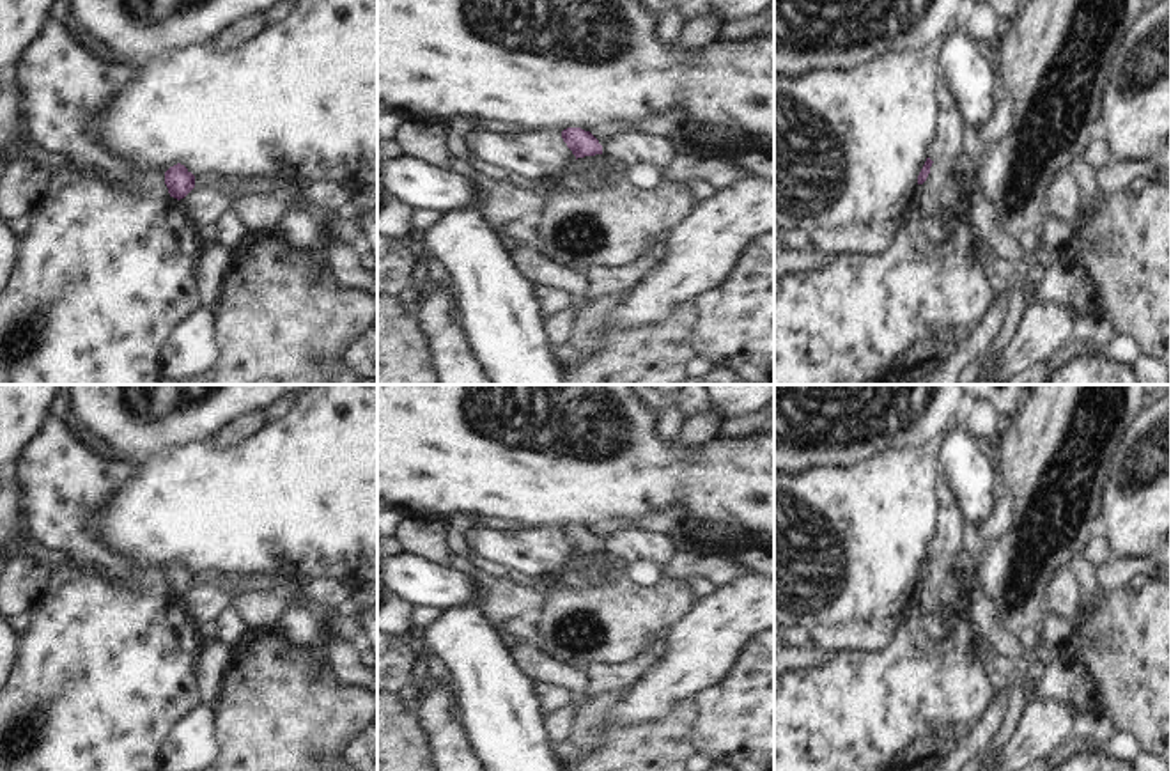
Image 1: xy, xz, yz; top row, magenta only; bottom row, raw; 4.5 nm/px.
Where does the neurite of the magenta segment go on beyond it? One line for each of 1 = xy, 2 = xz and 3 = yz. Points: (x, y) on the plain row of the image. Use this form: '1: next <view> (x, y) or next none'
1: next none
2: next none
3: next none

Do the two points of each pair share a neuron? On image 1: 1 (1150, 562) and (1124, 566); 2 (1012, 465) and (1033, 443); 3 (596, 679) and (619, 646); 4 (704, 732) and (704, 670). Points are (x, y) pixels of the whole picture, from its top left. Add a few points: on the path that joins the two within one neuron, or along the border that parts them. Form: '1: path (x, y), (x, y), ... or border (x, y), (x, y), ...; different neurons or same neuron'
1: path (1143, 564), (1131, 564); same neuron
2: path (1017, 459), (1028, 449); same neuron
3: border (645, 644), (622, 661), (589, 661), (583, 669); different neurons
4: border (736, 663), (721, 681), (698, 690), (691, 697); different neurons

